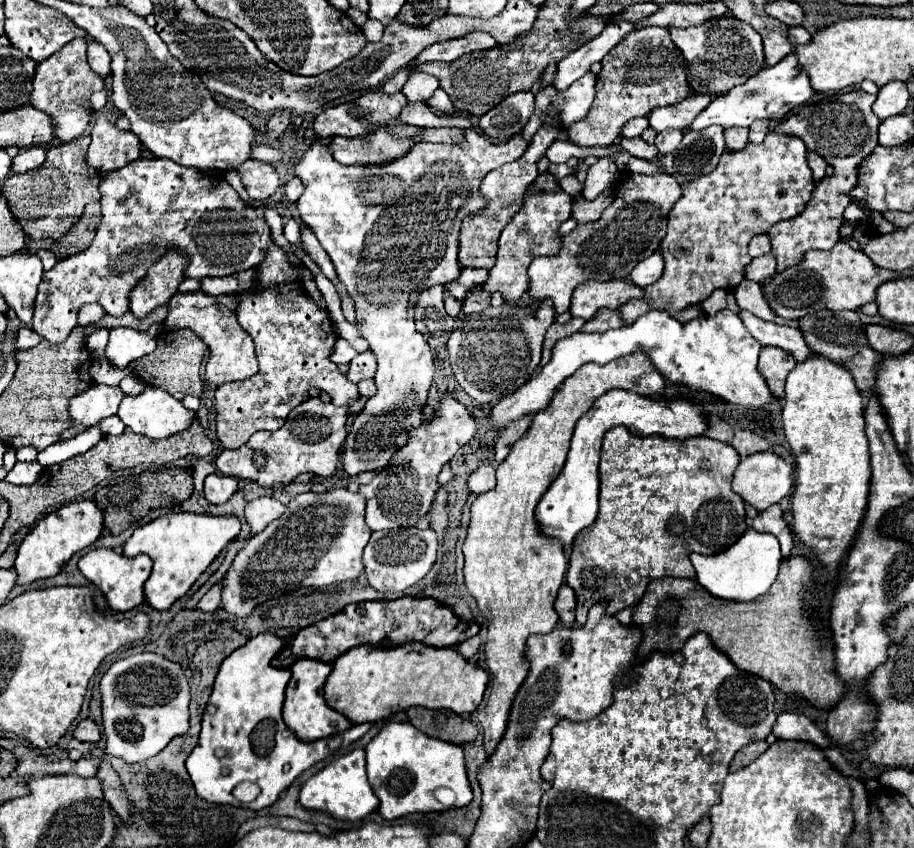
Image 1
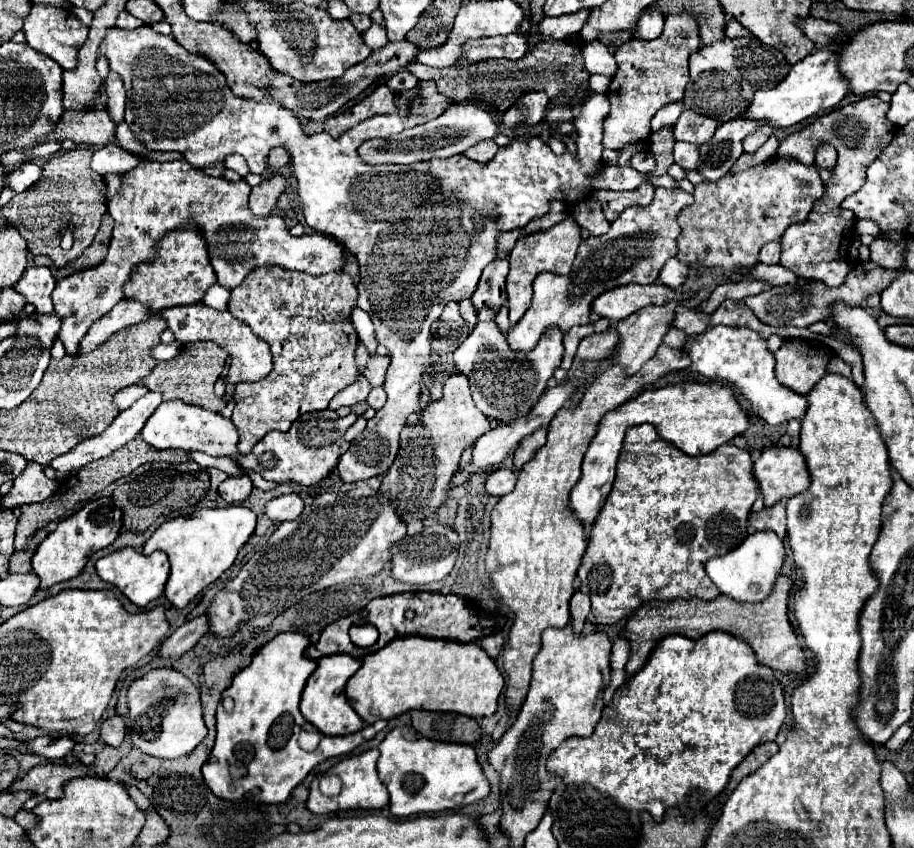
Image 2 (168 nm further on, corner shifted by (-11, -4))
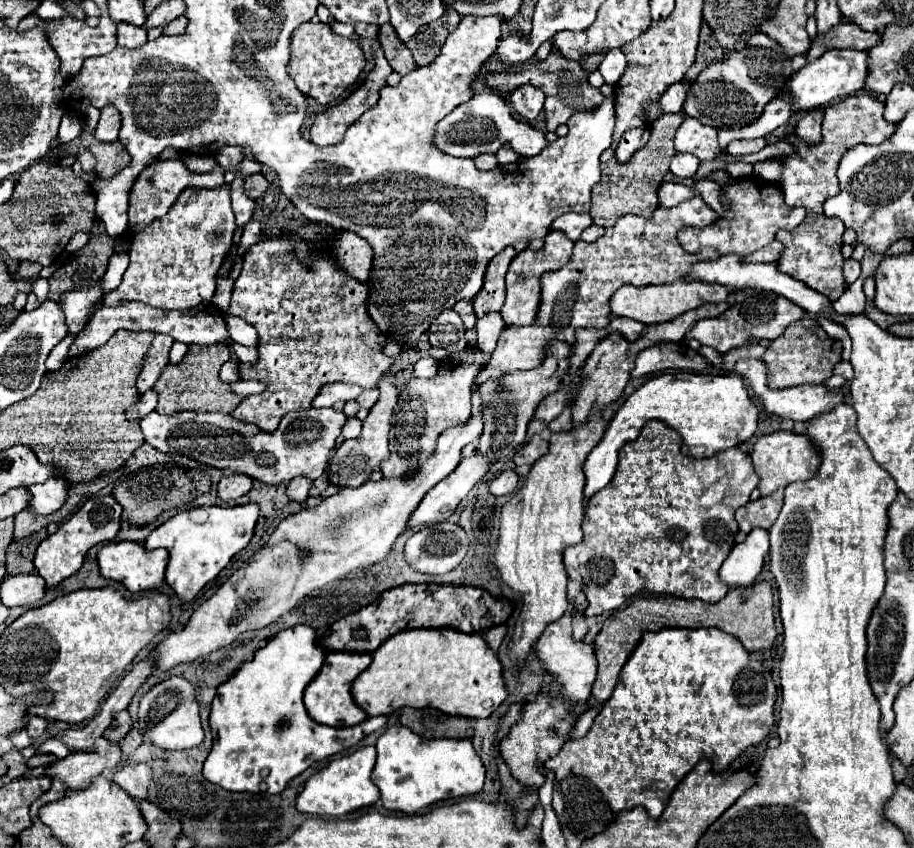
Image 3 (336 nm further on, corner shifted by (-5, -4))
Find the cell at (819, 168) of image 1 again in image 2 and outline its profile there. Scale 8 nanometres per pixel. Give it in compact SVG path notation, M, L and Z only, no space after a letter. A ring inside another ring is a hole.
M820 144L816 148L816 164L832 170L832 166L836 164L836 150L832 144Z

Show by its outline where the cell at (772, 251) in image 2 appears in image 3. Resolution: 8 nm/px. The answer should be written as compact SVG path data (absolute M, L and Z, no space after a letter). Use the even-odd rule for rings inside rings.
M774 240L770 246L760 248L760 250L752 252L752 254L748 254L744 260L750 260L750 262L776 262L780 258L782 250L784 250L782 244L778 240Z

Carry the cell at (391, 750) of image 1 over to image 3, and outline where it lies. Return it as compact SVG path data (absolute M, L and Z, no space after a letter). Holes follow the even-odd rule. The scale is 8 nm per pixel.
M390 726L378 738L376 750L378 750L378 760L372 772L372 782L378 786L382 794L380 800L386 810L416 814L418 810L424 810L432 804L482 792L484 766L472 748L472 740L422 740L418 734L414 734L406 726Z

